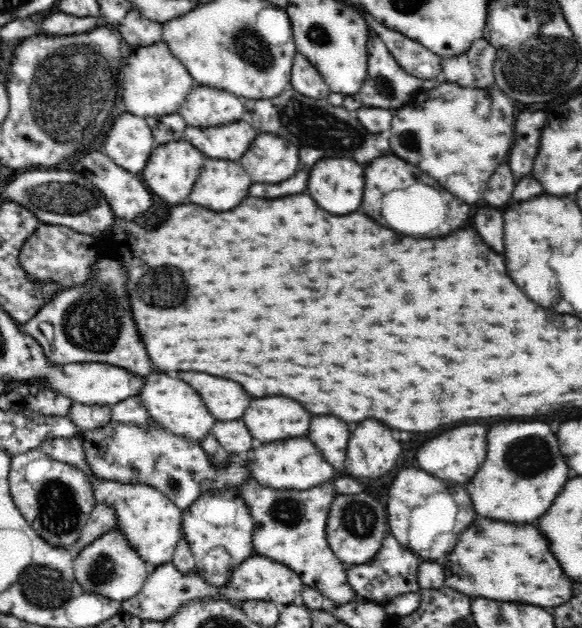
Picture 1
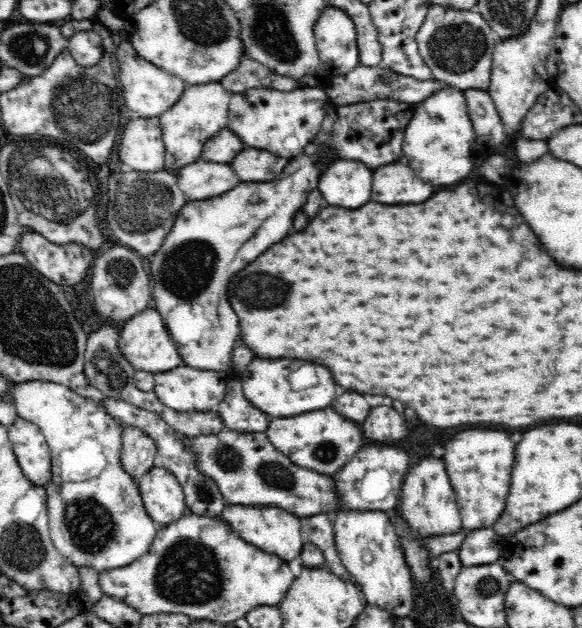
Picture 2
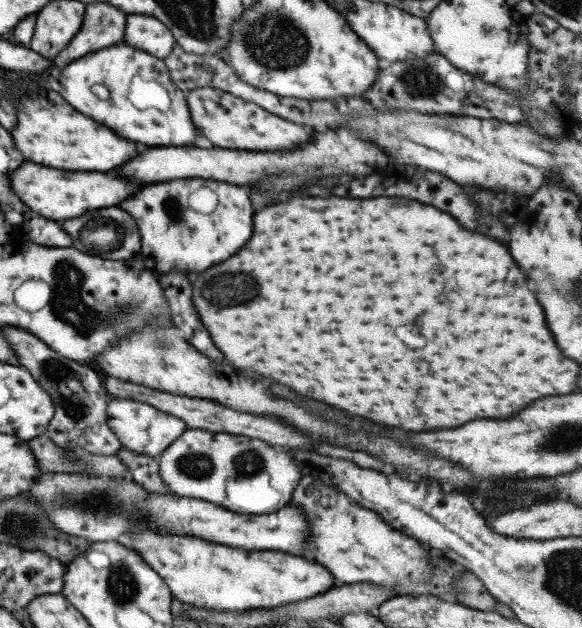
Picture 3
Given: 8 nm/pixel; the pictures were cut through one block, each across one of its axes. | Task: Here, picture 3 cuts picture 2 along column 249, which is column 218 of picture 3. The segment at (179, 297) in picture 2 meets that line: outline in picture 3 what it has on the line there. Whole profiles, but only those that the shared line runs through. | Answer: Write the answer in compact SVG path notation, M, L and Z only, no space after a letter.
M171 180L165 184L147 186L129 200L121 202L121 208L135 219L141 244L138 256L145 269L161 274L185 272L190 277L227 260L249 240L253 210L243 188L213 182L211 186L217 196L215 210L205 216L191 209L187 196L207 184L211 184L211 180Z

